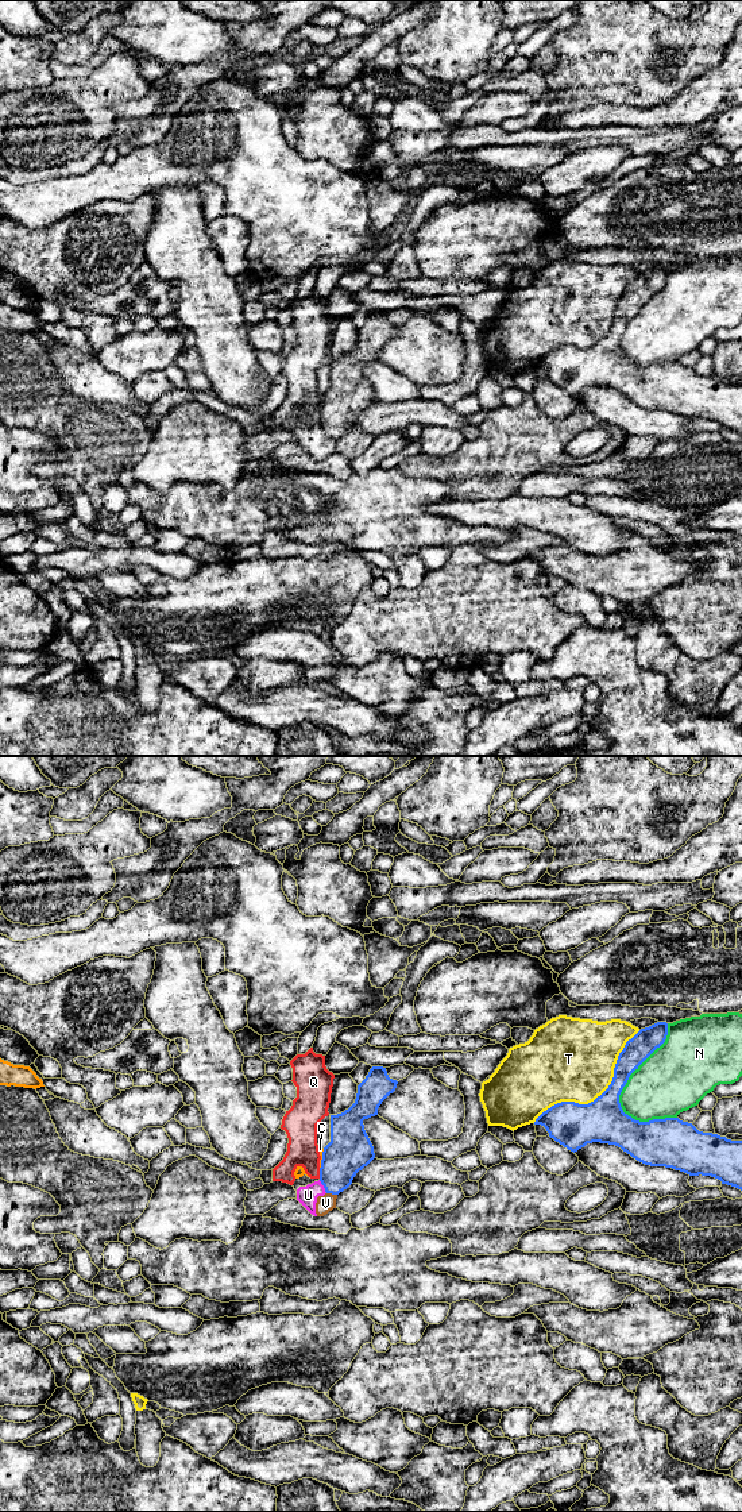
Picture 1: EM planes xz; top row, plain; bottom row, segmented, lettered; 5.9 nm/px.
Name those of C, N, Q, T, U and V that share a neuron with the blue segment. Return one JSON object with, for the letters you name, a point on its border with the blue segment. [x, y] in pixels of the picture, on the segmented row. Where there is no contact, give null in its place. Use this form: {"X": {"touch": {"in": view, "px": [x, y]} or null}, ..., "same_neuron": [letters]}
{"same_neuron": []}

